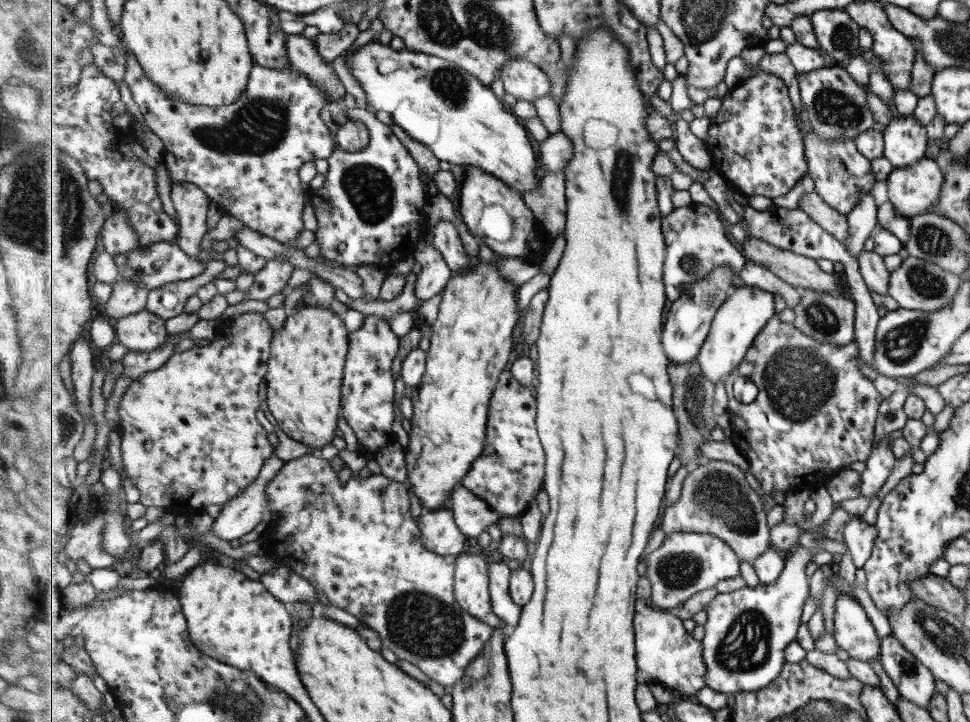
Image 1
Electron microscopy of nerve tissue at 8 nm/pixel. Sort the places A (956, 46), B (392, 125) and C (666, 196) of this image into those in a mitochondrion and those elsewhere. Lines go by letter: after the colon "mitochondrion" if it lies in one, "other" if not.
A: mitochondrion
B: other
C: other

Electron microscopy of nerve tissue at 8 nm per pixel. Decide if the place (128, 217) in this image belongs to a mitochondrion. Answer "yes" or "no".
no

